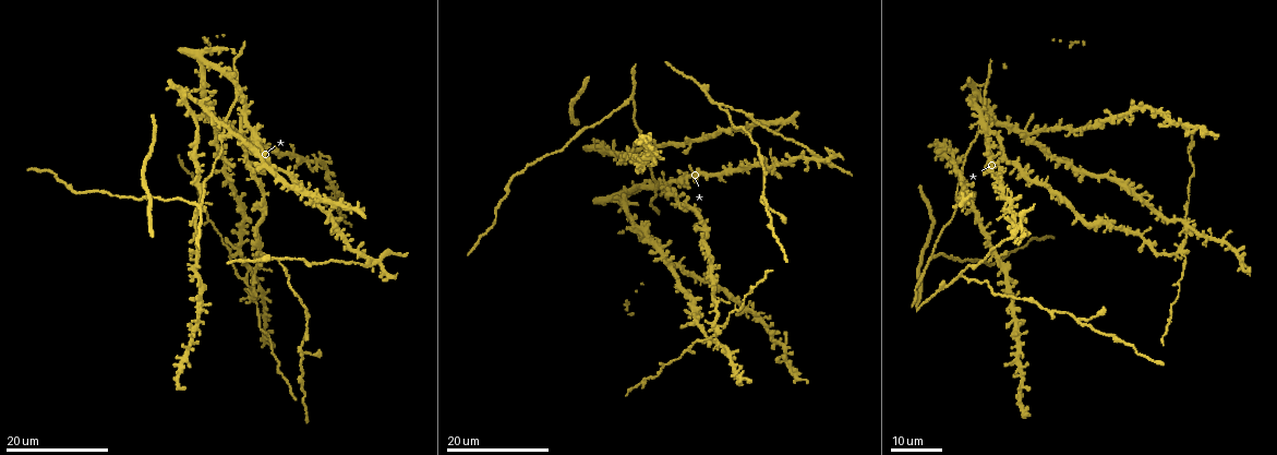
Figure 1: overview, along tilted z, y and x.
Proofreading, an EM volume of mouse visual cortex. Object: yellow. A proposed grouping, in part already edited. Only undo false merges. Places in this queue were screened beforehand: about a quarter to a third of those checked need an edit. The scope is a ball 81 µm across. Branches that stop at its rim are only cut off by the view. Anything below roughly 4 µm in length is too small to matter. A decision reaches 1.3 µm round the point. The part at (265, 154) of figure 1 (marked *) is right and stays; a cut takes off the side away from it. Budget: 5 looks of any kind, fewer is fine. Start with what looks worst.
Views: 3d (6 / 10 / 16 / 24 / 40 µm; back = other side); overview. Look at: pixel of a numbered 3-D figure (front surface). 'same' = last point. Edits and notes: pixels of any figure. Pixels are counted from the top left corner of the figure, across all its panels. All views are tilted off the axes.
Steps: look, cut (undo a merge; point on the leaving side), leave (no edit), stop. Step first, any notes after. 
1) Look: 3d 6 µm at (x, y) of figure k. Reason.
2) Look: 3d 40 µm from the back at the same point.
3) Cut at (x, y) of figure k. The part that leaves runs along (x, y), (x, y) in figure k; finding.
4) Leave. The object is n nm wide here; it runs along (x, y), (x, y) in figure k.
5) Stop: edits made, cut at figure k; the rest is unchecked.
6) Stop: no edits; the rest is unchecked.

Look: 3d 16 µm at (719, 325) of figure 1. Looks like a crossing.

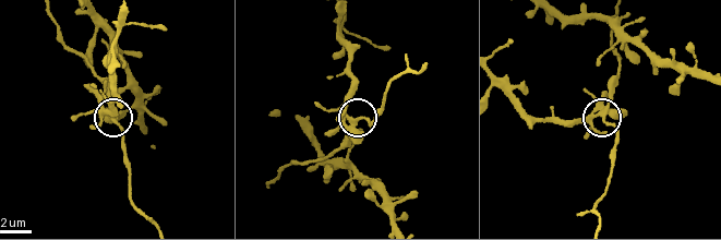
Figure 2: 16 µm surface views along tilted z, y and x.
Look: 3d 6 µm at (605, 117) of figure 2. Closer look.

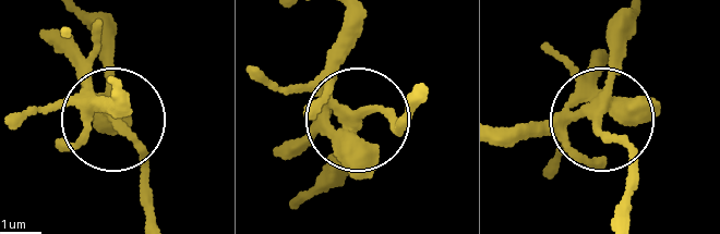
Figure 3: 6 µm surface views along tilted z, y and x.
Cut at (615, 72) of figure 3. The object is 290 nm wide here; two neurons meet here.

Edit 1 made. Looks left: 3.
Look: 3d 24 µm at (298, 350) of figure 1. Arms part here.

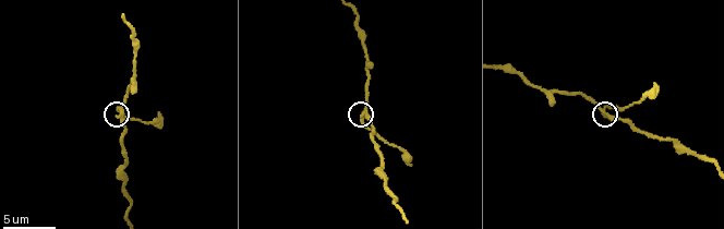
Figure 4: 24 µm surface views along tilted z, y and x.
Look: 3d 10 µm at (122, 110) of figure 4.

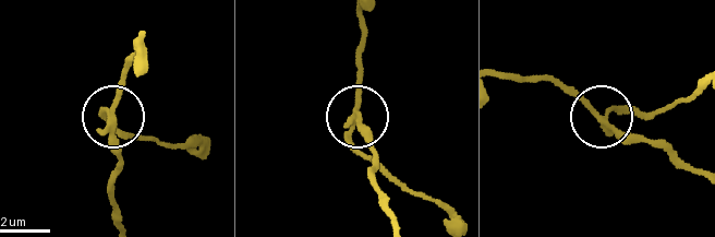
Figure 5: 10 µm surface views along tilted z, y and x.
Cut at (358, 155) of figure 5. The part that leaves runs along (351, 118), (355, 147), (438, 200), (447, 214) in figure 5; a second neuron is stuck on.

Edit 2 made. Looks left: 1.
Stop: edits made, cut at figure 3, cut at figure 5; the rest is unchecked.

